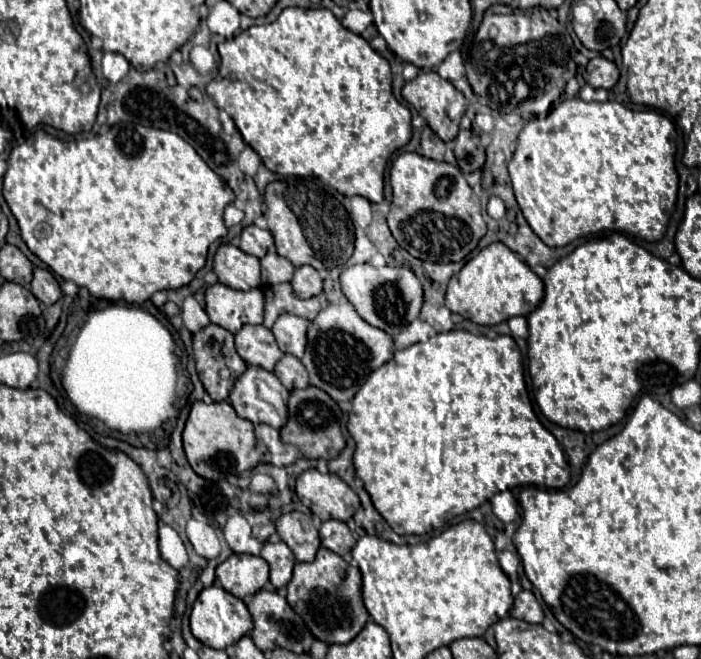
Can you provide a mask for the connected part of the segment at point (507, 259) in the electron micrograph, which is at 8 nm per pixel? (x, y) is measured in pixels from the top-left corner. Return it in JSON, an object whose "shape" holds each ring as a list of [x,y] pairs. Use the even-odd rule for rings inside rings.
{"shape":[[[491,243],[453,275],[447,287],[445,305],[461,317],[479,325],[497,325],[517,315],[529,315],[543,297],[543,279],[535,275],[507,245]]]}

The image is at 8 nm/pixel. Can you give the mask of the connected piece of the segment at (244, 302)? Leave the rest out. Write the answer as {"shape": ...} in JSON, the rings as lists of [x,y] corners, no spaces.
{"shape":[[[215,283],[205,291],[205,311],[211,323],[237,333],[245,323],[263,323],[263,293],[261,289],[237,291]]]}

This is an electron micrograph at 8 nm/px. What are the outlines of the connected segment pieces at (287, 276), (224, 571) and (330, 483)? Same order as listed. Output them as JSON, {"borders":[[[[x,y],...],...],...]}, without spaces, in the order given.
{"borders":[[[[269,251],[261,259],[261,275],[263,275],[265,285],[277,285],[277,283],[291,281],[293,271],[295,271],[293,263],[289,259],[277,255],[275,251]]],[[[233,553],[217,567],[217,579],[225,591],[243,599],[257,593],[269,581],[269,565],[263,557]]],[[[309,469],[297,479],[295,491],[303,505],[321,521],[347,521],[361,505],[357,493],[343,479],[331,473],[323,475],[317,469]]]]}

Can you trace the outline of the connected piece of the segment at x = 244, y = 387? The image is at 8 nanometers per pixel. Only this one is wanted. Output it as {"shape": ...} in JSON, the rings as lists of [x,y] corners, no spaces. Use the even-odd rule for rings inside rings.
{"shape":[[[249,367],[237,381],[235,387],[229,395],[229,401],[233,405],[233,409],[237,411],[239,417],[249,419],[251,423],[259,425],[271,425],[275,429],[281,429],[287,423],[287,400],[289,391],[281,385],[281,381],[275,377],[275,373],[269,373],[265,369],[259,367]]]}

